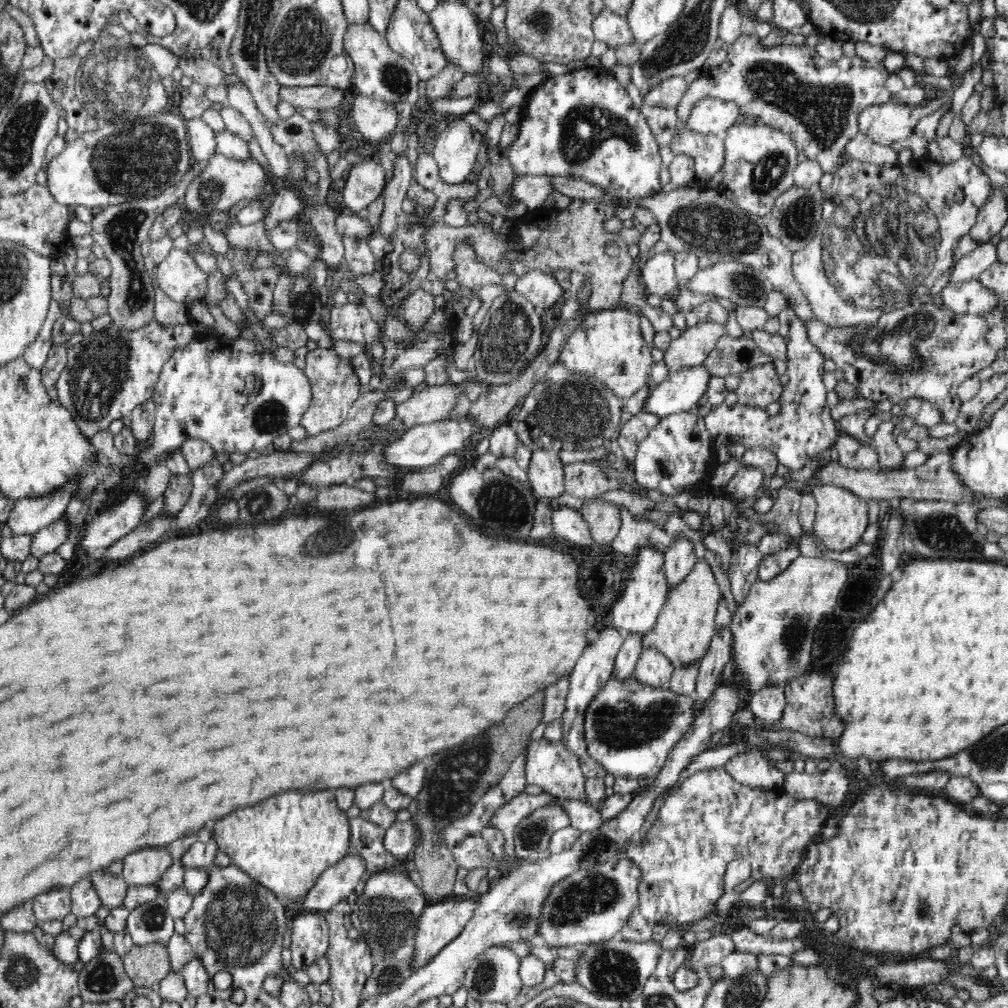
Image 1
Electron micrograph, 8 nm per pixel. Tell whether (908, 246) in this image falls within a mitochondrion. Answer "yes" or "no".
yes

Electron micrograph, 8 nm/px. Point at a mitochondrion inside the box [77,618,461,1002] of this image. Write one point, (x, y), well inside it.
(240, 926)

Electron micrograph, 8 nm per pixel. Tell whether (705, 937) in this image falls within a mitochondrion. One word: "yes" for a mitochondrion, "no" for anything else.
no

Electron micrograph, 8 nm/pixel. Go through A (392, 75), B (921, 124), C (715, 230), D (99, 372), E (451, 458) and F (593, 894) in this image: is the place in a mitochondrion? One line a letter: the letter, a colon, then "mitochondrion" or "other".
A: mitochondrion
B: other
C: mitochondrion
D: mitochondrion
E: other
F: mitochondrion

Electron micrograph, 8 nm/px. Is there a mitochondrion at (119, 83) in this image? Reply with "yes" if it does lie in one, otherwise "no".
yes

